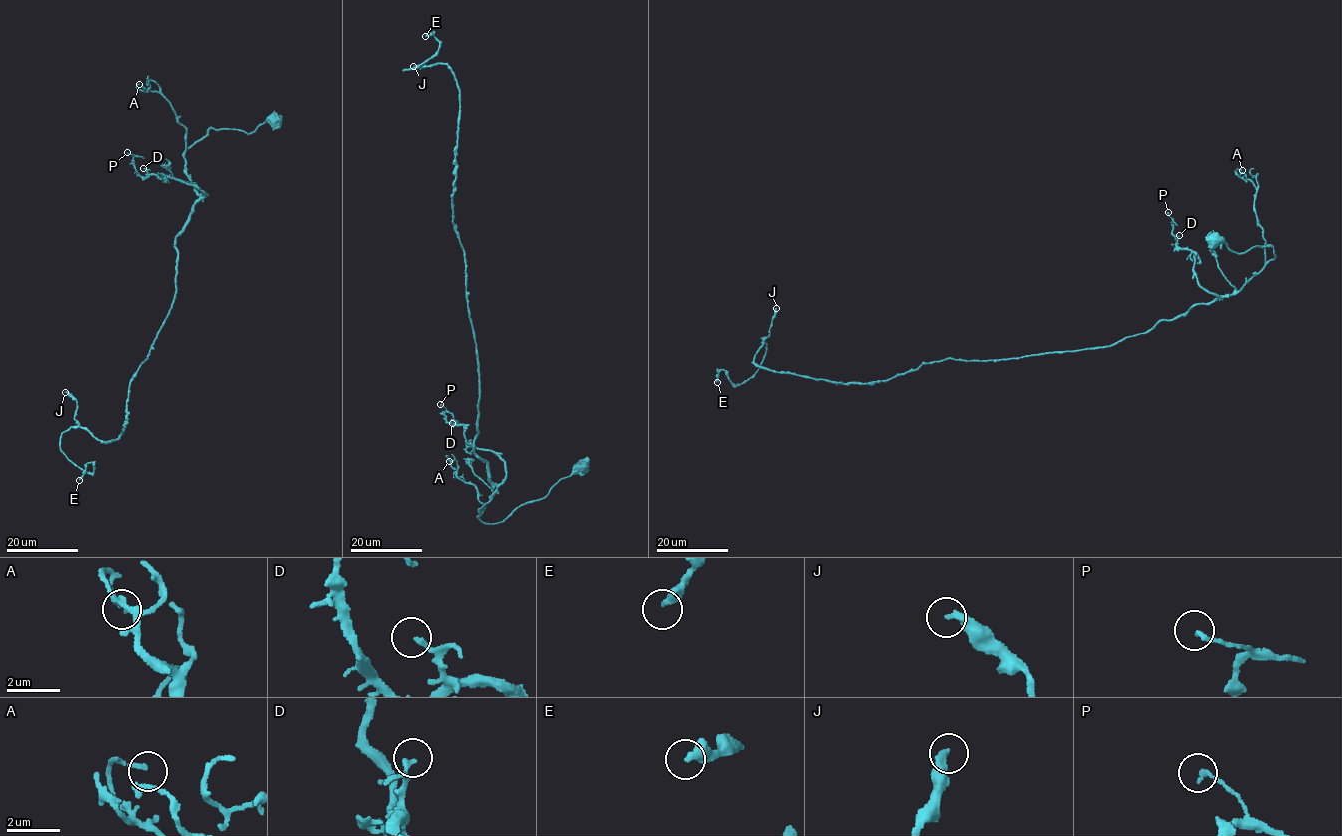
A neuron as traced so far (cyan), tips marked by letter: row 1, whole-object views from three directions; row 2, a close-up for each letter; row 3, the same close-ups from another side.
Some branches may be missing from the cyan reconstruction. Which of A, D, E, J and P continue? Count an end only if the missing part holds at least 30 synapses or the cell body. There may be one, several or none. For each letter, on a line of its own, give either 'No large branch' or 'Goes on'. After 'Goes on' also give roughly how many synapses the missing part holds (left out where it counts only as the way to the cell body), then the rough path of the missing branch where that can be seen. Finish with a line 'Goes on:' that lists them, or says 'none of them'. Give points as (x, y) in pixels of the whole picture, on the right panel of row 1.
A: No large branch
D: No large branch
E: Goes on. Roughly 160 synapses. Course of what is missing: (717, 382), (738, 339), (713, 363), (682, 355), (724, 328), (719, 294), (777, 302), (800, 354), (792, 288)
J: Goes on. Roughly 140 synapses. Course of what is missing: (776, 308), (783, 239), (843, 135), (855, 87), (846, 41), (883, 18), (849, 11), (844, 24), (858, 30)
P: No large branch
Goes on: E, J

